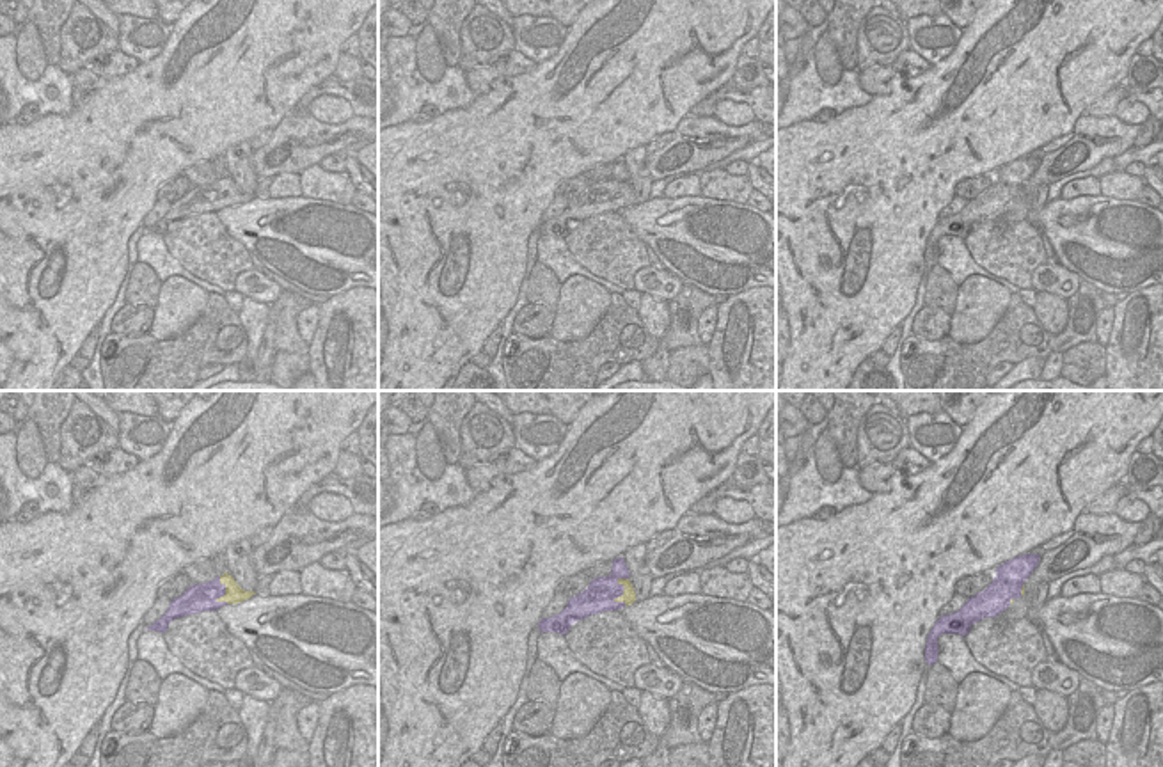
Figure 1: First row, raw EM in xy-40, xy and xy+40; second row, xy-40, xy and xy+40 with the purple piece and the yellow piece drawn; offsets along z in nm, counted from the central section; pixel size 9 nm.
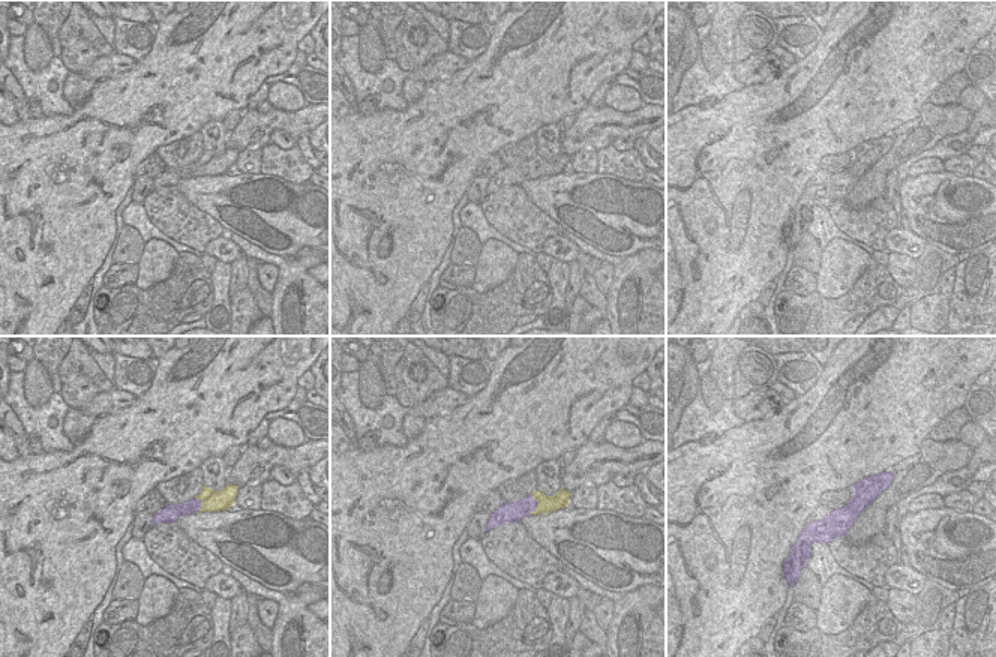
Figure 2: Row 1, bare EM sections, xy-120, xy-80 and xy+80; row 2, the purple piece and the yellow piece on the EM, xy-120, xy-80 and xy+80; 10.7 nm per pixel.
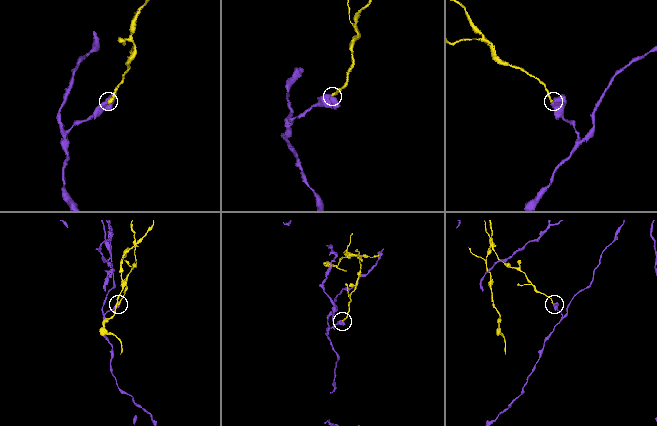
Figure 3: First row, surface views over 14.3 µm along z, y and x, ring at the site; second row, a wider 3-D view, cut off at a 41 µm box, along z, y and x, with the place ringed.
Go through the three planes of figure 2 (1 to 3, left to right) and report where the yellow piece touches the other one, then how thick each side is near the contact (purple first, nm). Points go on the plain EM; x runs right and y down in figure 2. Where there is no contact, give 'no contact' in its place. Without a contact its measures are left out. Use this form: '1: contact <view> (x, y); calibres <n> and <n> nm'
1: contact xy-120 (200, 168); calibres 160 and 220 nm
2: contact xy-80 (536, 168); calibres 200 and 190 nm
3: no contact

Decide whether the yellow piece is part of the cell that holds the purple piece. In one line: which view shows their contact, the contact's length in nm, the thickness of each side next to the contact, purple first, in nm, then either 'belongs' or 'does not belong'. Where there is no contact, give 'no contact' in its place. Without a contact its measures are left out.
contact in xy; length 260 nm; calibres 280 and 130 nm; does not belong

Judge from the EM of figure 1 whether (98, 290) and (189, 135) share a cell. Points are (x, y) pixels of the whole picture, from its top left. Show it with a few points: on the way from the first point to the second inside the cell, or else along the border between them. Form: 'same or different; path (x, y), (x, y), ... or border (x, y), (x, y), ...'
same; path (102, 244), (109, 203), (142, 150)

